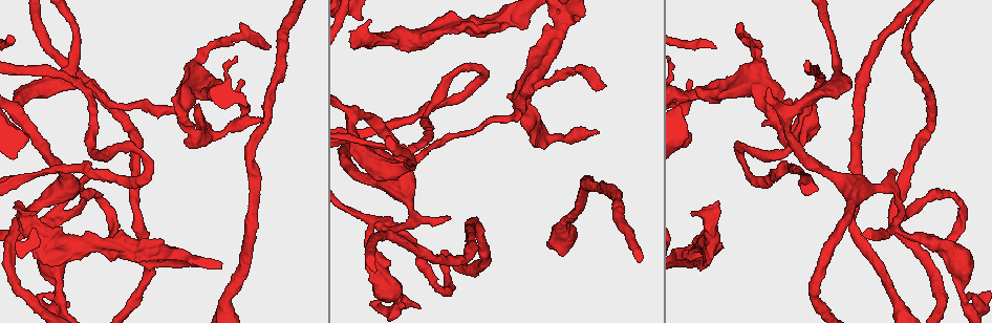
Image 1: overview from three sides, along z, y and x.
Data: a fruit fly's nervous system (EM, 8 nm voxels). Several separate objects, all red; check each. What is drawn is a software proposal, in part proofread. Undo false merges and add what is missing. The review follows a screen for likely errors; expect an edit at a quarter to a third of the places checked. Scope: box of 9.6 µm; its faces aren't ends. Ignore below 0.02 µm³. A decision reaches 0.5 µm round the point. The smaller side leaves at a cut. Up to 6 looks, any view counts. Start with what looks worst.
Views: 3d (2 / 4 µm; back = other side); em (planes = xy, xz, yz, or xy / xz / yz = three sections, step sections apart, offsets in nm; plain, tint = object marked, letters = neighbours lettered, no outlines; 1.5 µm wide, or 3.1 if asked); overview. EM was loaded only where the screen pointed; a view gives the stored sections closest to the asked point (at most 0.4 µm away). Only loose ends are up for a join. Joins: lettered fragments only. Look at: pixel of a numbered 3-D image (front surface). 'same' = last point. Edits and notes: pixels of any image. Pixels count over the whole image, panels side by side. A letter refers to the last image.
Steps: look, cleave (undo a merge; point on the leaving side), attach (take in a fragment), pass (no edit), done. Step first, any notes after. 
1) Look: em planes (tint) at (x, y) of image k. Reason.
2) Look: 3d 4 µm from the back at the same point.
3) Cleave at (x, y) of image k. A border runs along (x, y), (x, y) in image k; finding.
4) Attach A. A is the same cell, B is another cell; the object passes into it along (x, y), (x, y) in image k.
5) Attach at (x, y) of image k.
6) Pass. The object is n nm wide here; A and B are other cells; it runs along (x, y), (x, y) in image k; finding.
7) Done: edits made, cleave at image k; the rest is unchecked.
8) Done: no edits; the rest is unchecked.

Look: em yz step 4 (letters) at (49, 217) of image 1. Looks like a crossing.

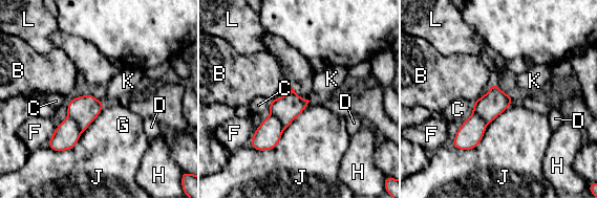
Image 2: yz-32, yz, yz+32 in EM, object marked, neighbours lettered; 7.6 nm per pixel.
Cleave at (66, 135) of image 2. B, C, D, F, G, H, J, K and L are other cells; a border runs along (68, 115), (76, 122), (81, 132) in image 2; a second cell is stuck on.

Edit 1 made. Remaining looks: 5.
Look: overview. See it whole again.

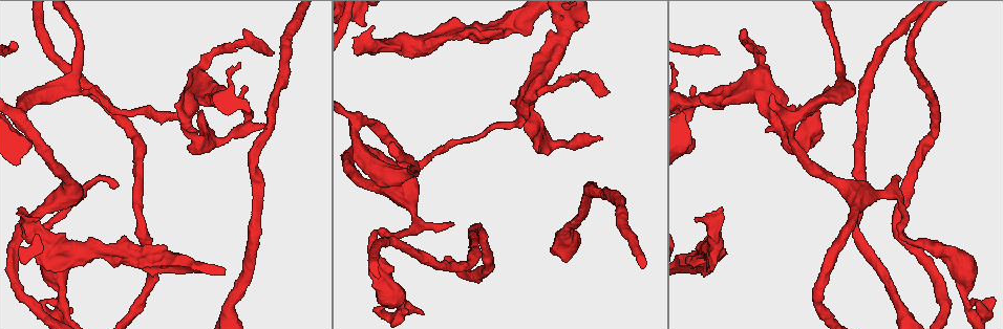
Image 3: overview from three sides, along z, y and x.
Look: em xy step 4 (tint) at (121, 238) of image 3. Thick end.

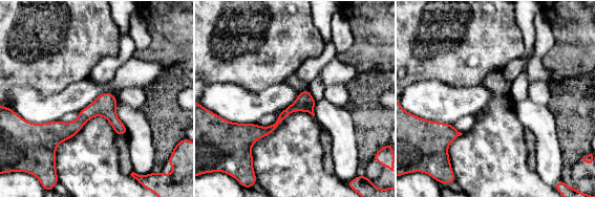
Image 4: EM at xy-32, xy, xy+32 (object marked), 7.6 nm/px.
Look: em planes (letters) at the same point. Another direction.

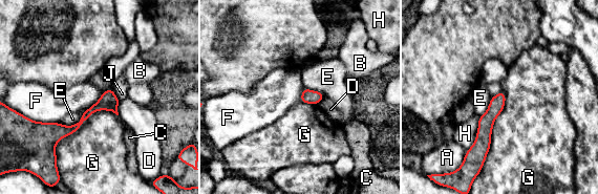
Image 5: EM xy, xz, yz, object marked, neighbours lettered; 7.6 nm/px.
Pass. The longest contact is with G, 600 nm; A, B, C, D, E, F, G, H and J are other cells; a border runs along (28, 117), (35, 121), (59, 123) in image 5; none of them fits.

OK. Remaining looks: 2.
Look: 3d 4 µm at (22, 210) of image 3. An open end.

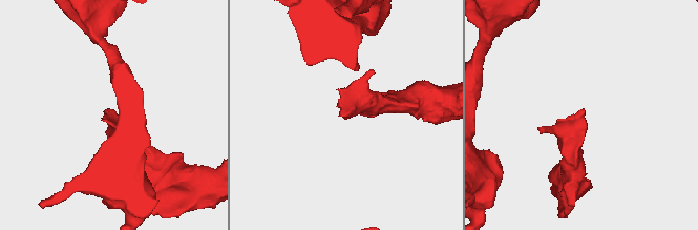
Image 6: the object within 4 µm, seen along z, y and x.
Look: em planes (letters) at (108, 110) of image 6. Shape alone is not enough.

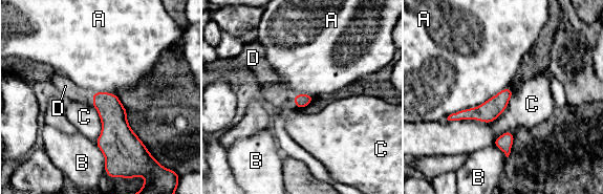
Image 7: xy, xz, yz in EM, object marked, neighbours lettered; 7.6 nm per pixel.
Attach D. D is the same cell, A, B and C are other cells; the cell continues.

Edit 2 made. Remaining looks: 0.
Done: edits made, cleave at image 2, attach at image 7; the rest is unchecked.

